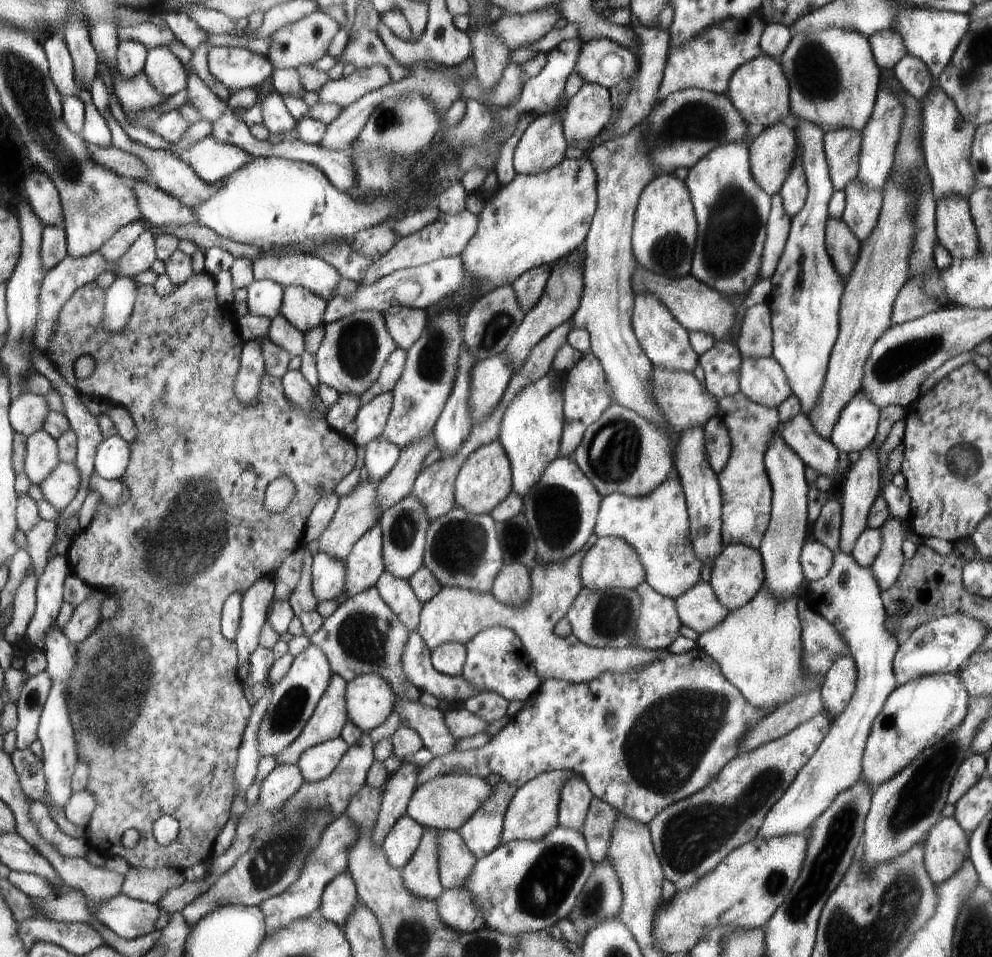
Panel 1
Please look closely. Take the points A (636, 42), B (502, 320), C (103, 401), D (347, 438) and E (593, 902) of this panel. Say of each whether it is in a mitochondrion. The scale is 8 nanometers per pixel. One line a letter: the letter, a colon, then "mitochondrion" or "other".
A: other
B: mitochondrion
C: other
D: other
E: mitochondrion

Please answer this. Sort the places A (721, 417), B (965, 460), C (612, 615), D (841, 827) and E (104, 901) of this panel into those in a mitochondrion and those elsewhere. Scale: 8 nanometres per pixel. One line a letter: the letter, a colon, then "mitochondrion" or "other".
A: other
B: mitochondrion
C: mitochondrion
D: mitochondrion
E: other

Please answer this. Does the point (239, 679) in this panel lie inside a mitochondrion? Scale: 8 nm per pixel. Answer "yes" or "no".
no

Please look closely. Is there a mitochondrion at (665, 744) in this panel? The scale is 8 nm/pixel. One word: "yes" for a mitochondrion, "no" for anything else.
yes

